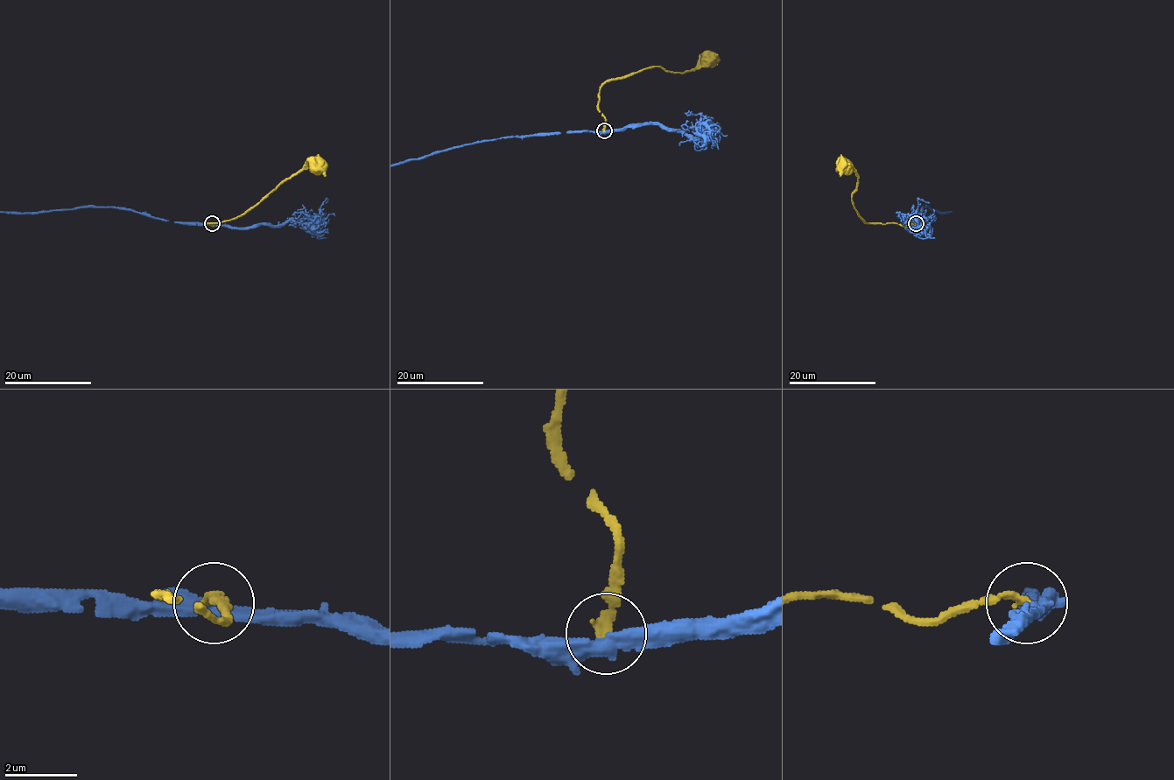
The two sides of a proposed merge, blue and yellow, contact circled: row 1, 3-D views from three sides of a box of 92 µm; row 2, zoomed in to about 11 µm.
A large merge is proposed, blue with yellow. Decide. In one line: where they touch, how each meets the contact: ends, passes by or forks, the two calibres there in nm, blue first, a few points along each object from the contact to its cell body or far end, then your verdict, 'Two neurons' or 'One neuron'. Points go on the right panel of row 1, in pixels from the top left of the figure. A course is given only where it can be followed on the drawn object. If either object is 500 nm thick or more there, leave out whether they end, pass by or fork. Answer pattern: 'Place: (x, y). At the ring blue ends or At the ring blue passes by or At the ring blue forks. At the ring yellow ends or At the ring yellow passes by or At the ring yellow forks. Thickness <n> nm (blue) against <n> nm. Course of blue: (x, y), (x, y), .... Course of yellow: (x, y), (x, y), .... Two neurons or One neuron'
Place: (916, 223). At the ring blue forks. At the ring yellow ends. Thickness 320 nm (blue) against 260 nm. Course of yellow: (917, 224), (902, 226), (896, 223), (867, 223), (853, 207), (852, 194), (857, 184), (854, 170), (840, 176). One neuron

